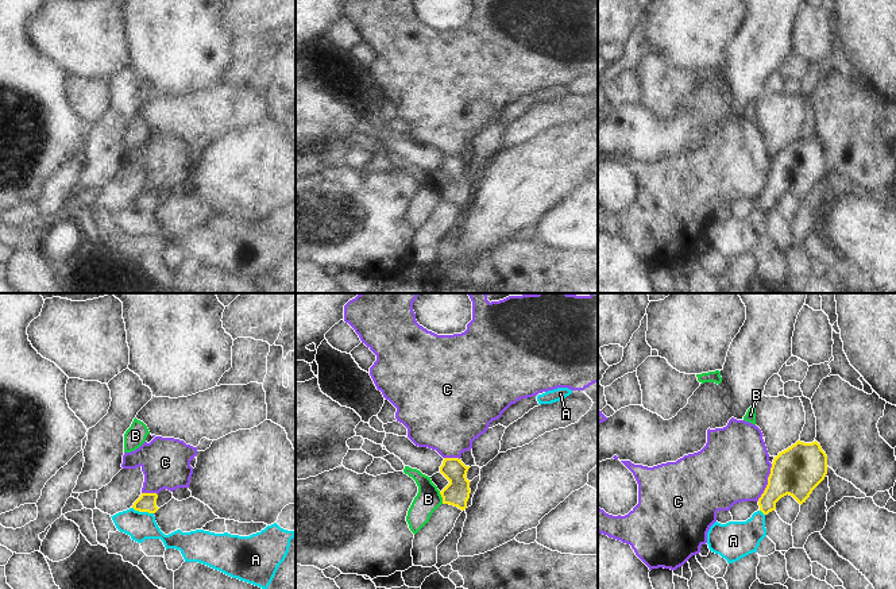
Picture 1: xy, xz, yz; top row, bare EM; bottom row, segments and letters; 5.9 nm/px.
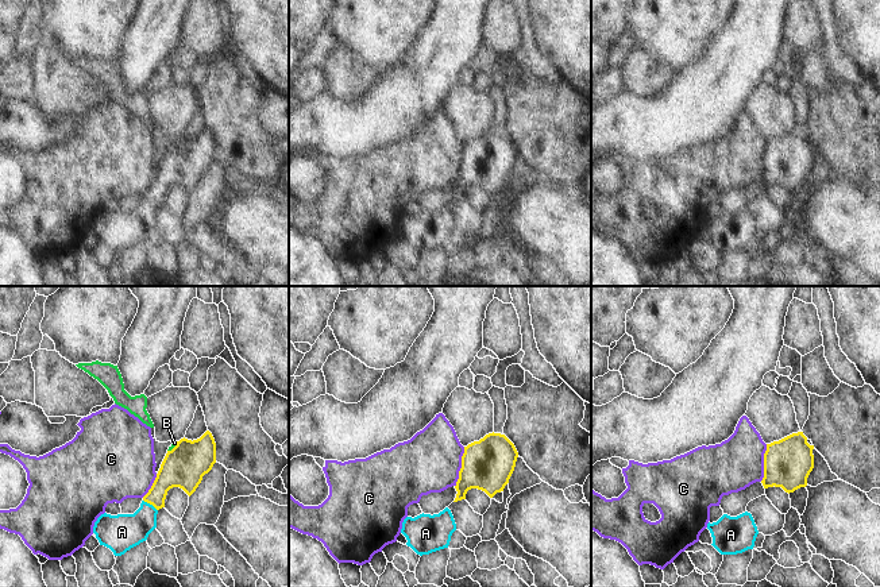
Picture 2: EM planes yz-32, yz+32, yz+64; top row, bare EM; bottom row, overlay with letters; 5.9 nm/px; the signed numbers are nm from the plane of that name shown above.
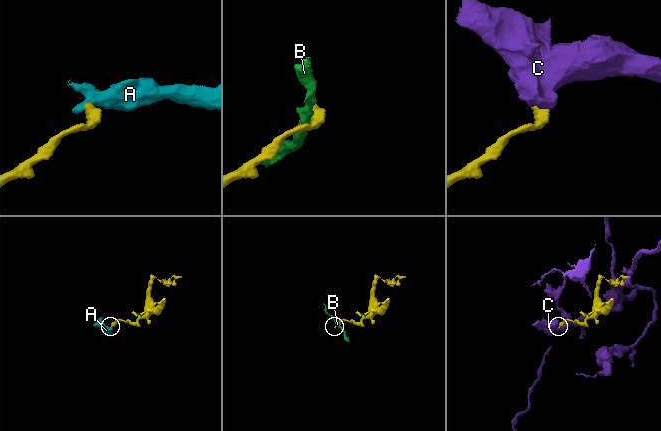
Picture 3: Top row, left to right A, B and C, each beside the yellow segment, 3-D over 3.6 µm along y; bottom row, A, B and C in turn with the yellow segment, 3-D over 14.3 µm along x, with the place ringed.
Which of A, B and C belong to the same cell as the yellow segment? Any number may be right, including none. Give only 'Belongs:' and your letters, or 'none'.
Belongs: A

